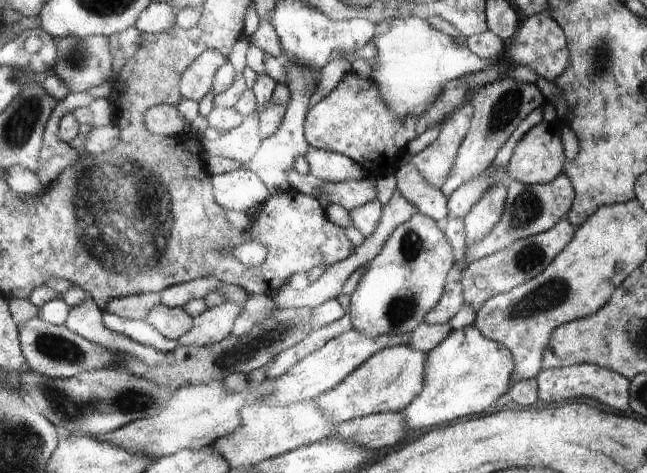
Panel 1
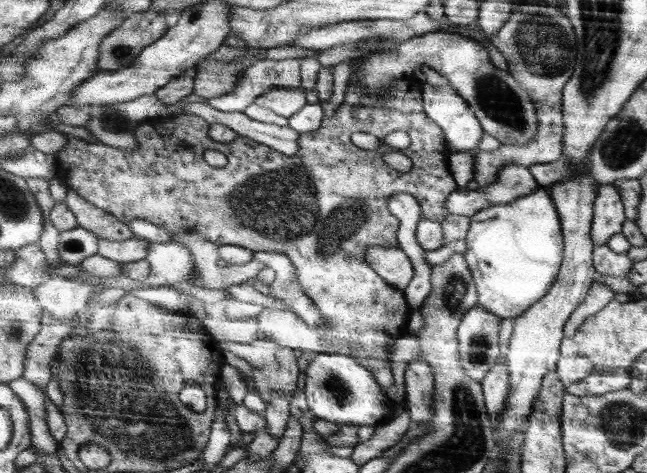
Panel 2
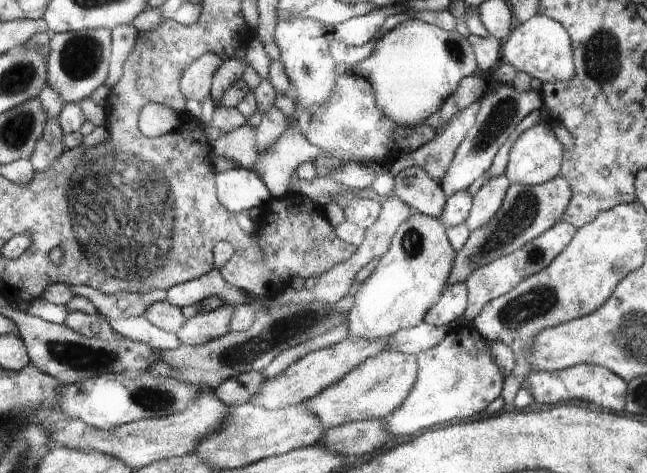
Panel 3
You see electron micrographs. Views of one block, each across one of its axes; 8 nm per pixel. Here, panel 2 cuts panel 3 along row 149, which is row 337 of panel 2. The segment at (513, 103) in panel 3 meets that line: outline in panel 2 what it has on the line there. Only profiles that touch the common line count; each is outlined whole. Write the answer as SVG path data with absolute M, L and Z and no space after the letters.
M477 304L468 310L460 322L460 366L467 371L468 377L483 382L483 378L495 362L502 359L499 351L501 342L498 337L502 319Z

